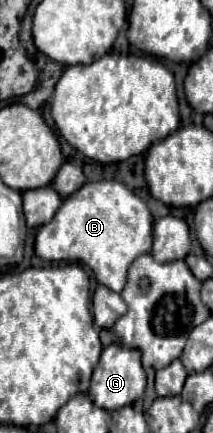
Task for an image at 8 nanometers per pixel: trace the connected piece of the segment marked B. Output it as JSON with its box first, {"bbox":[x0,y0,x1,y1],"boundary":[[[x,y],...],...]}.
{"bbox":[36,180,152,292],"boundary":[[[98,180],[98,182],[86,182],[80,190],[76,190],[72,196],[68,196],[56,216],[40,226],[36,234],[36,254],[42,260],[66,260],[66,262],[78,262],[88,266],[92,272],[96,272],[96,280],[104,286],[108,286],[114,292],[122,292],[128,278],[130,264],[142,256],[148,254],[152,246],[152,214],[142,198],[138,198],[126,184],[120,180]]]}

